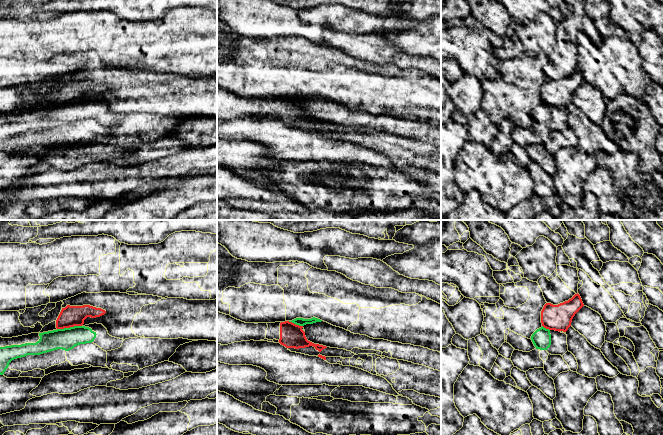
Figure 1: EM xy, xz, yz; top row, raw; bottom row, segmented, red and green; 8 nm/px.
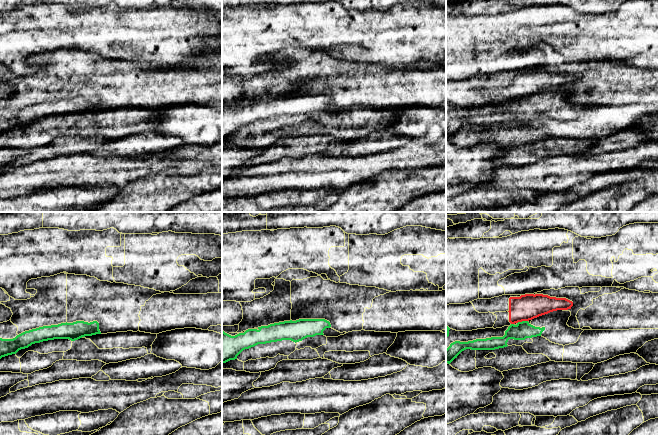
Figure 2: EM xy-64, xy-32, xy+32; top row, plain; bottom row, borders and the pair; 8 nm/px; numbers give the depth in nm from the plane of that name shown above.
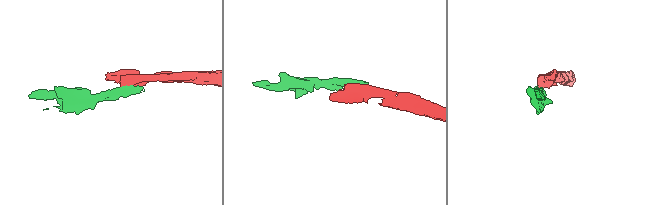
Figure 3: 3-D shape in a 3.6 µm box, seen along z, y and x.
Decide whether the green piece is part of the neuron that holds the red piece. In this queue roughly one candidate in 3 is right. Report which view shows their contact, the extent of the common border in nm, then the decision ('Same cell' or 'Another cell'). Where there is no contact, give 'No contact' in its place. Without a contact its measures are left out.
Touches red in xy. Shared border 200 nm. Another cell

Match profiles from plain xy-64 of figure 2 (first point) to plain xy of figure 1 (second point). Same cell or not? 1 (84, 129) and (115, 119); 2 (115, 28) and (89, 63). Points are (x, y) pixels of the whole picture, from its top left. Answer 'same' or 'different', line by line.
1: different
2: same

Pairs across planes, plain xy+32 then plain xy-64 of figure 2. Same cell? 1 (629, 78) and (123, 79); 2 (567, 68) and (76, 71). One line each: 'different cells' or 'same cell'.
1: same cell
2: same cell

